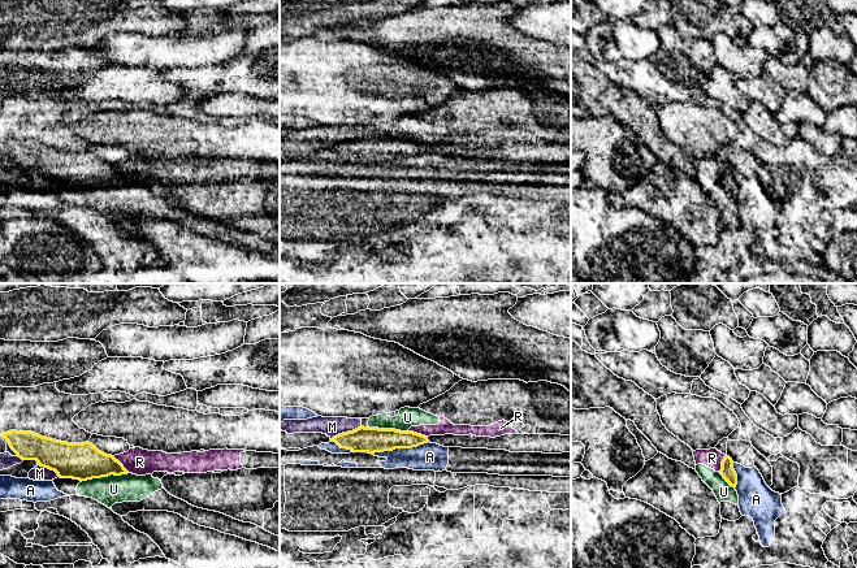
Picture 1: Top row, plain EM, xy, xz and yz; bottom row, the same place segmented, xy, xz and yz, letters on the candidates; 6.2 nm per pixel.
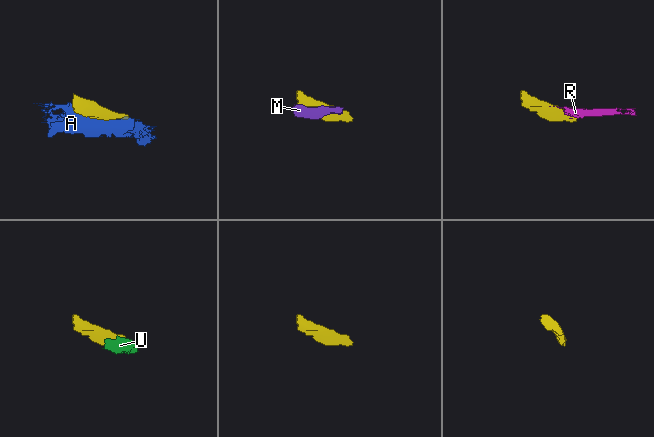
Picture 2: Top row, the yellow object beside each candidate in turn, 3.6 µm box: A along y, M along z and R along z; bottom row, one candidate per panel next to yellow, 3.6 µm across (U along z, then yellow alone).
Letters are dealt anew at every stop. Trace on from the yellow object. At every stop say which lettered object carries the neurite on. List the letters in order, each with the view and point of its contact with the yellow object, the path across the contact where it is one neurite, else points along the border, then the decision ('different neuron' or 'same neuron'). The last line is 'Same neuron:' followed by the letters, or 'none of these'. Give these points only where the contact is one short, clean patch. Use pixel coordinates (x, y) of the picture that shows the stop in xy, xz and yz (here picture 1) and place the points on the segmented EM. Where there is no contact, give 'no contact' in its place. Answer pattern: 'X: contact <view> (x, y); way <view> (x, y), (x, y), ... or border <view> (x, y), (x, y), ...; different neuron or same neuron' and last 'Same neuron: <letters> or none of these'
A: contact xz (399, 447); different neuron
M: contact xz (345, 433); different neuron
R: contact xz (416, 433); border xz (408, 430), (427, 437); different neuron
U: contact xy (104, 476); way xy (82, 462), (104, 476), (113, 489); same neuron
Same neuron: U

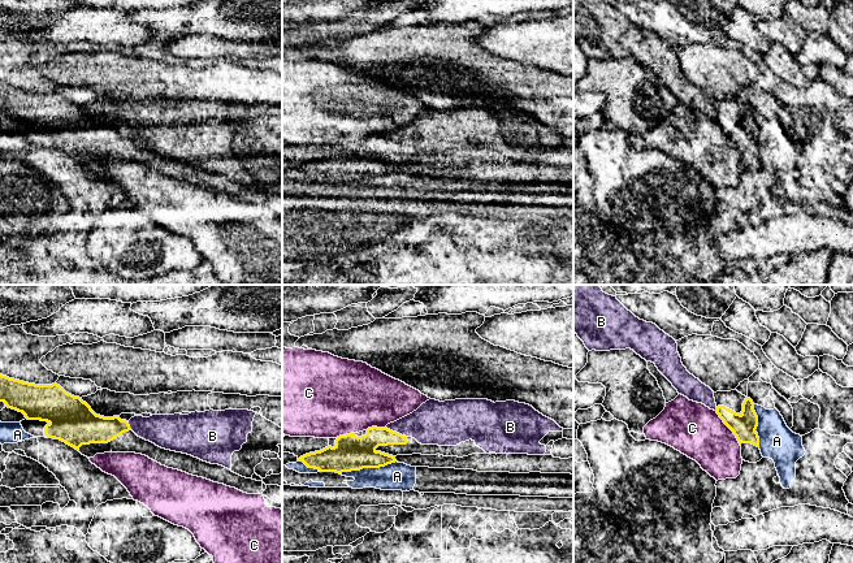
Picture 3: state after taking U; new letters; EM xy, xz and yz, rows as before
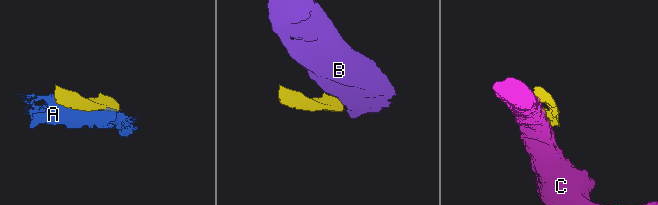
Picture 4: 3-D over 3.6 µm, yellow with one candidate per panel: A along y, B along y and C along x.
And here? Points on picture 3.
A: contact xz (367, 467); different neuron
B: contact xz (395, 432); border xz (386, 427), (406, 437); different neuron
C: contact yz (728, 427); different neuron
Same neuron: none of these

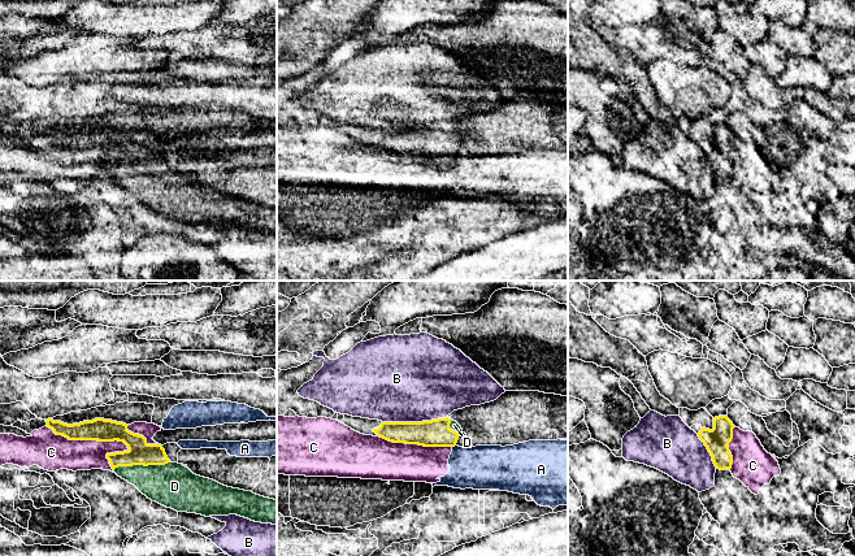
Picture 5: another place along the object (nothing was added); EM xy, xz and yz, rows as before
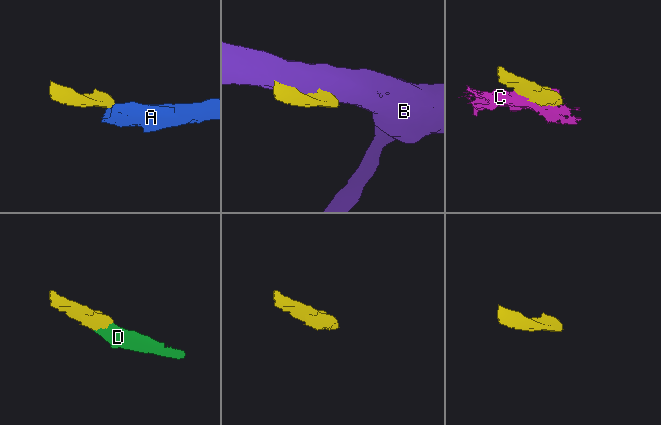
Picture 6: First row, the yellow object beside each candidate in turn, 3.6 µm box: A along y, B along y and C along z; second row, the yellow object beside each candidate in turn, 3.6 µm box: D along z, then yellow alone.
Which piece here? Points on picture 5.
A: contact xz (454, 446); border xz (455, 444), (452, 447); different neuron
B: contact xz (415, 422); different neuron
C: contact xy (89, 439); different neuron
D: contact xy (142, 464); way xy (139, 452), (142, 464), (157, 478), (174, 486); same neuron
Same neuron: D

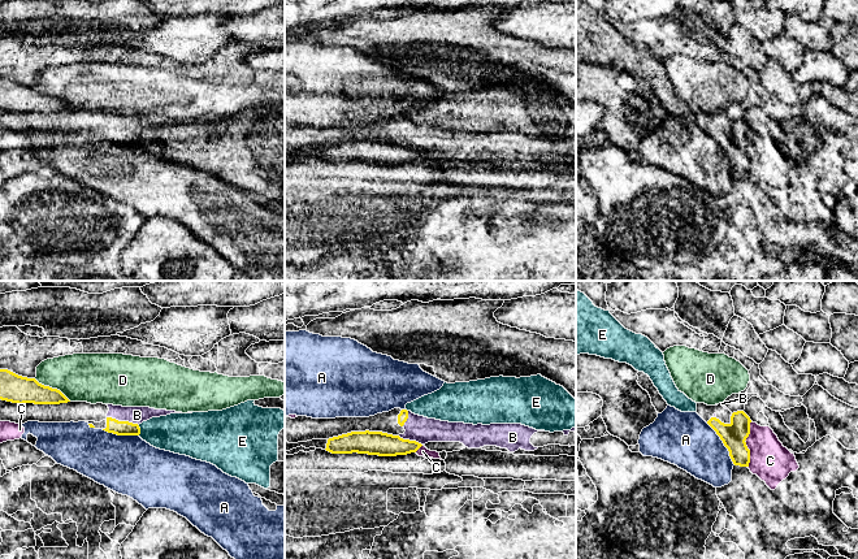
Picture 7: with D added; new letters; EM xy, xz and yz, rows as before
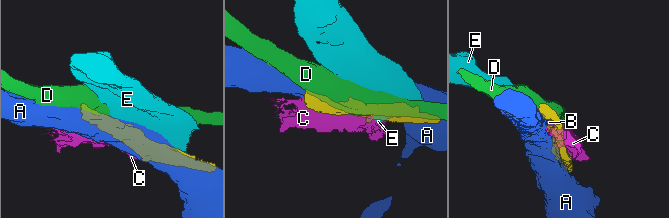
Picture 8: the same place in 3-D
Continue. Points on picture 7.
A: contact yz (723, 442); different neuron
B: contact xy (122, 421); different neuron
C: contact yz (745, 445); different neuron
D: contact xy (51, 388); different neuron
E: contact xy (139, 430); different neuron
Same neuron: none of these

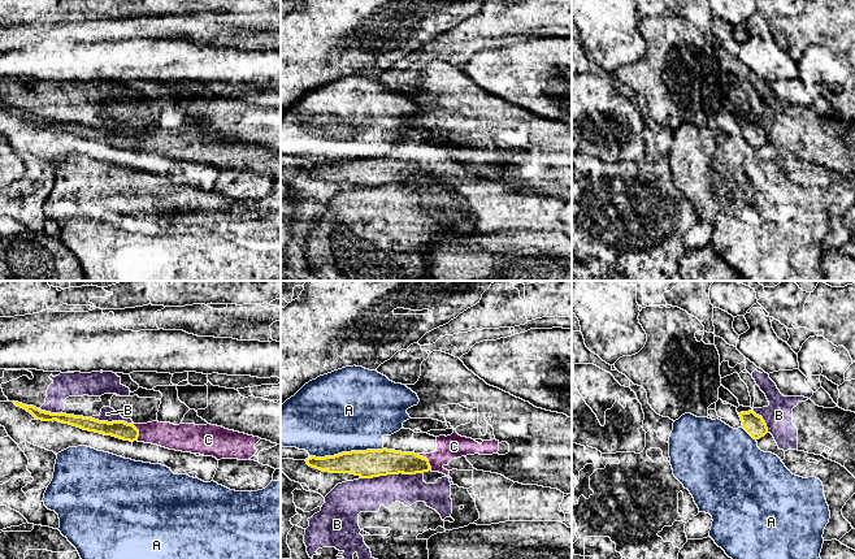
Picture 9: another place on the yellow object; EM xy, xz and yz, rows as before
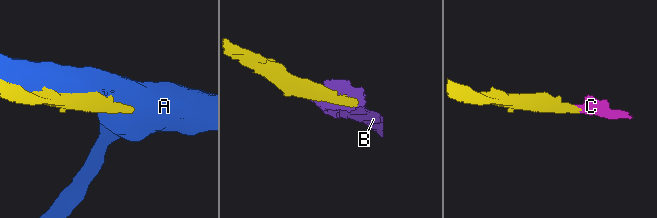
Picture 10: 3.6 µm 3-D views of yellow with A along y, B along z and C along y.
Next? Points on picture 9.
A: contact xz (346, 453); different neuron
B: contact xz (391, 473); different neuron
C: contact xz (426, 459); way xz (386, 462), (426, 459), (438, 459), (454, 446); same neuron
Same neuron: C

